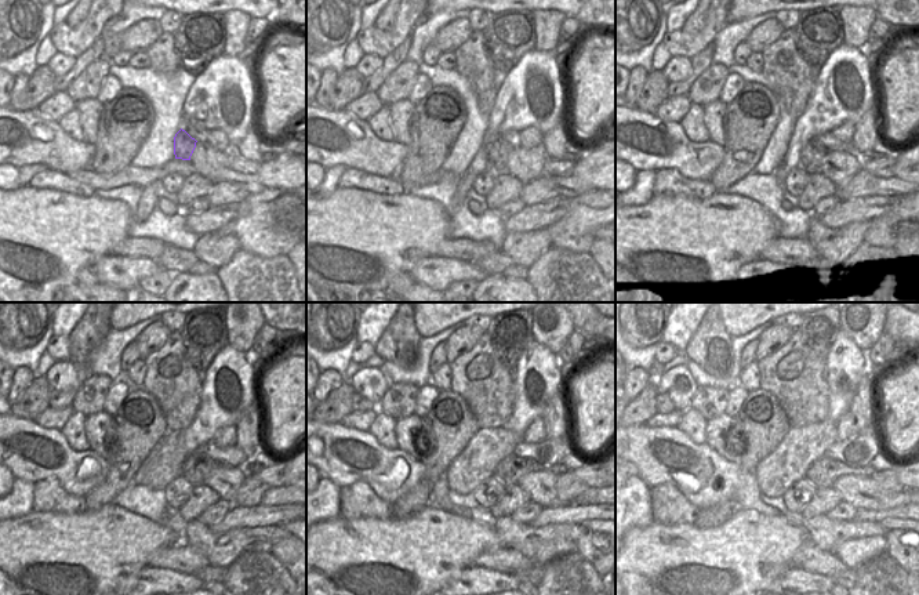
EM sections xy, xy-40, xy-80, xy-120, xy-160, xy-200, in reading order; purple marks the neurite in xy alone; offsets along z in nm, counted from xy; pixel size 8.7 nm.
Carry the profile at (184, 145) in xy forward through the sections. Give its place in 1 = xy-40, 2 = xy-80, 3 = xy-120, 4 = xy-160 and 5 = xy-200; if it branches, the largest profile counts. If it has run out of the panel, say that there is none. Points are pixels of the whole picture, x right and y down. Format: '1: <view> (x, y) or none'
1: xy-40 (497, 151)
2: xy-80 (812, 155)
3: xy-120 (198, 465)
4: xy-160 (509, 470)
5: xy-200 (823, 472)

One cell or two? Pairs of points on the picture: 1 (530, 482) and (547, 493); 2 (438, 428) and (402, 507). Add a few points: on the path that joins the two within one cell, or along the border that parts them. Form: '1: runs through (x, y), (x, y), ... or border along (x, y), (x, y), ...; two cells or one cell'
1: runs through (534, 483), (542, 490); one cell
2: runs through (438, 447), (435, 470), (421, 489); one cell

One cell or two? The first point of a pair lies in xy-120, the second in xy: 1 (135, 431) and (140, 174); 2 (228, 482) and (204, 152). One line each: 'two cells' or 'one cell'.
1: two cells
2: one cell

